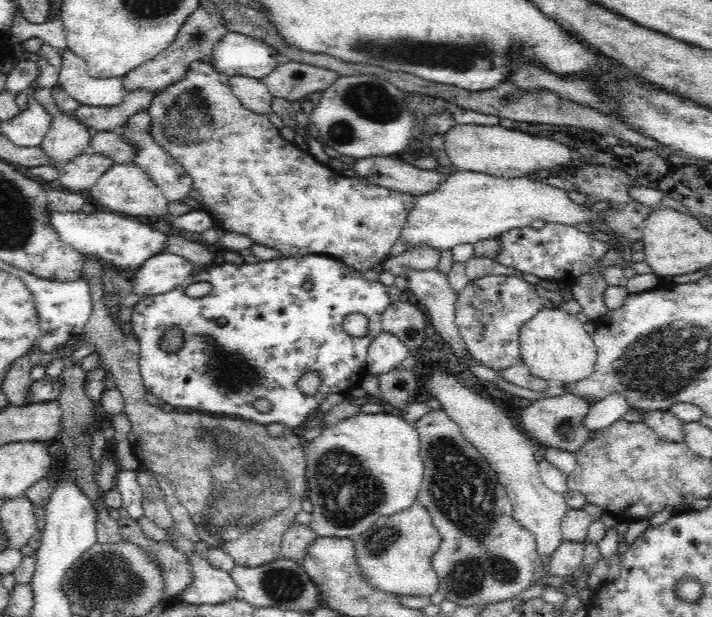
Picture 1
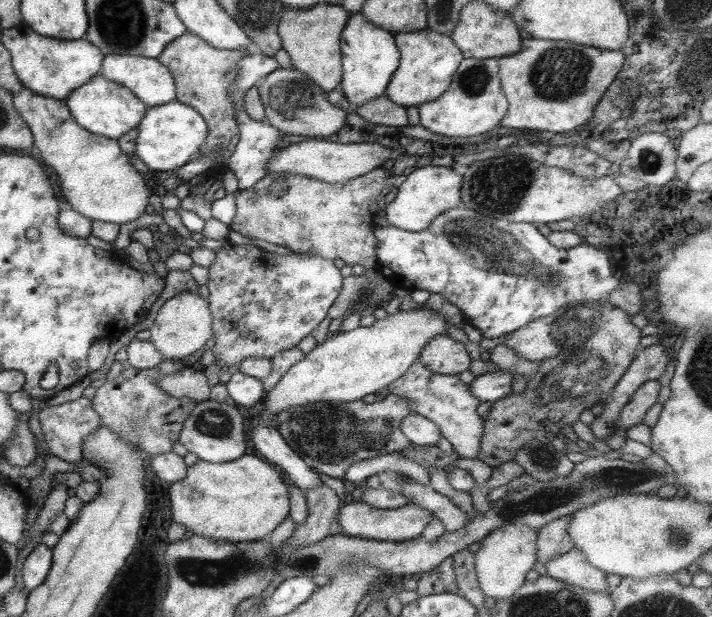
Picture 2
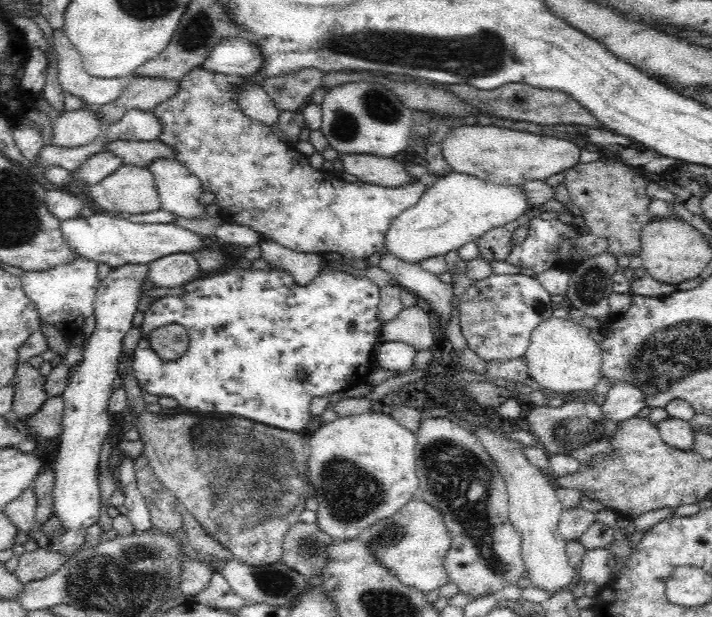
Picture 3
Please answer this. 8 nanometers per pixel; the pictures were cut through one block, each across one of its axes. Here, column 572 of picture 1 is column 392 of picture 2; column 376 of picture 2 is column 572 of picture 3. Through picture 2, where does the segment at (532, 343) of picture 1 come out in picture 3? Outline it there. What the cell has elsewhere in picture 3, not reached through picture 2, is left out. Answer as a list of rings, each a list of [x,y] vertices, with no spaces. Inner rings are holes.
[[[550,316],[548,320],[538,322],[538,326],[530,332],[530,340],[523,355],[529,376],[541,388],[549,388],[556,393],[590,391],[600,381],[600,347],[591,337],[590,330],[575,320]]]

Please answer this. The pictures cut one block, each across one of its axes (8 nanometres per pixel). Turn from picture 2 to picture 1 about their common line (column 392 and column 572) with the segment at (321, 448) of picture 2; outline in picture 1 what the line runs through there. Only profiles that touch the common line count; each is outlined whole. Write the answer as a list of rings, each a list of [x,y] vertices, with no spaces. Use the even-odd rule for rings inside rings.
[[[566,392],[558,396],[542,396],[531,400],[530,405],[522,411],[523,430],[541,448],[552,447],[576,453],[592,434],[580,423],[589,407],[580,397]]]

